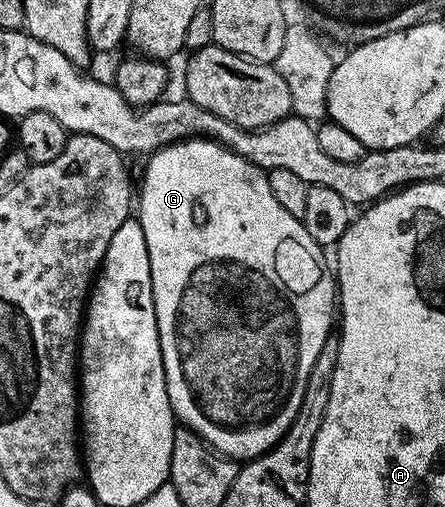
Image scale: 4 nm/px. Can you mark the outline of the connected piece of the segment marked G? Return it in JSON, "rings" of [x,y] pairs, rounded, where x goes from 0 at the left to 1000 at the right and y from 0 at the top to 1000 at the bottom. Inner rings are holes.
{"rings":[[[443,270],[387,282],[380,290],[344,298],[326,321],[333,323],[324,329],[324,355],[310,361],[310,430],[319,460],[328,460],[328,491],[337,499],[351,639],[387,815],[411,840],[452,858],[481,888],[497,890],[512,903],[533,909],[573,905],[580,897],[598,895],[652,846],[661,815],[670,815],[670,799],[679,799],[697,728],[706,728],[706,712],[715,712],[715,696],[733,665],[748,659],[760,568],[739,505],[735,511],[728,505],[735,503],[730,489],[712,483],[706,467],[688,460],[681,438],[625,404],[607,373],[602,339],[553,318],[553,310],[526,302],[517,292],[501,290],[483,274]]]}

